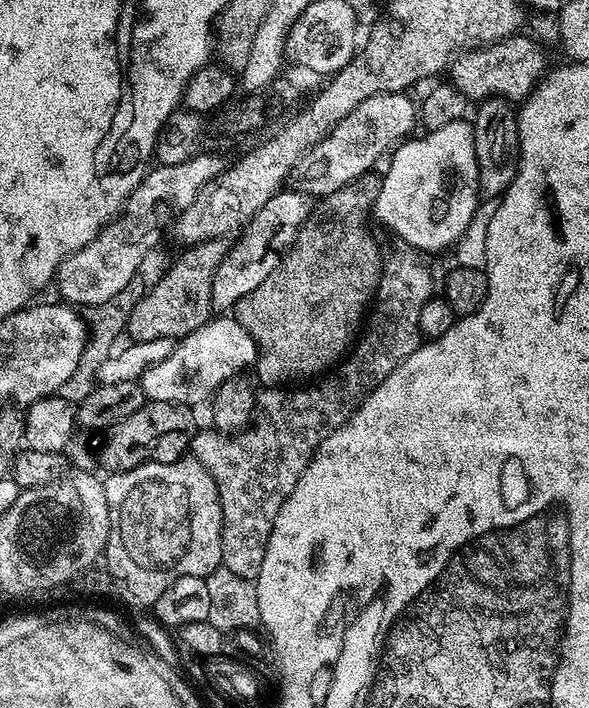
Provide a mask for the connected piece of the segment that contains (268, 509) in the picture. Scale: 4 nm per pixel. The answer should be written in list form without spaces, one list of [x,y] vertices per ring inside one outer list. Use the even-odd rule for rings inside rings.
[[[403,250],[404,252],[396,252],[390,255],[384,262],[384,273],[380,279],[380,285],[376,291],[376,298],[370,305],[370,311],[366,316],[366,323],[363,325],[362,331],[359,333],[358,339],[355,341],[354,347],[325,375],[323,378],[317,379],[315,382],[309,383],[307,386],[296,386],[291,390],[268,390],[264,396],[264,421],[260,425],[249,427],[247,430],[237,432],[235,434],[221,434],[219,431],[212,432],[197,431],[196,437],[192,440],[191,451],[194,453],[195,459],[202,462],[202,466],[214,478],[214,482],[218,486],[218,494],[220,495],[220,505],[222,506],[222,518],[224,525],[222,526],[222,564],[229,568],[231,573],[238,575],[248,581],[255,581],[258,570],[262,566],[262,558],[266,554],[266,542],[270,538],[270,530],[274,526],[274,518],[278,514],[278,510],[282,506],[282,502],[286,502],[286,498],[294,490],[294,486],[298,482],[298,478],[302,478],[302,474],[306,470],[306,466],[312,461],[312,455],[320,449],[320,443],[326,438],[330,438],[330,434],[334,434],[334,430],[338,430],[350,417],[358,410],[358,406],[365,398],[384,381],[384,379],[394,371],[397,366],[404,361],[410,354],[414,354],[414,350],[419,348],[422,343],[420,335],[420,327],[418,326],[418,317],[422,315],[422,306],[426,306],[426,302],[434,294],[432,288],[432,272],[428,269],[427,259],[422,258],[421,253],[415,250]]]

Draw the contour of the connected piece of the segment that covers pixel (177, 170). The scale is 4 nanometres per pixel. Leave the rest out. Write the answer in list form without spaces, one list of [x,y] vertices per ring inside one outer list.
[[[204,150],[197,151],[186,162],[178,162],[178,166],[156,164],[149,167],[144,181],[124,203],[124,211],[110,221],[90,243],[82,246],[82,250],[70,254],[60,263],[54,281],[54,288],[60,291],[59,299],[72,306],[85,304],[88,310],[115,300],[117,294],[137,279],[139,272],[136,271],[163,238],[164,227],[167,224],[169,227],[173,218],[187,210],[194,198],[198,198],[200,191],[225,167],[226,160]]]

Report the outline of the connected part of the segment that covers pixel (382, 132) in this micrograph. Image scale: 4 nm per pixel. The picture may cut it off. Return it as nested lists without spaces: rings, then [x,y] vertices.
[[[383,92],[366,98],[301,158],[294,173],[297,185],[313,197],[323,198],[362,175],[367,164],[374,163],[384,151],[395,149],[411,133],[408,131],[417,127],[418,104],[410,97],[403,92]]]

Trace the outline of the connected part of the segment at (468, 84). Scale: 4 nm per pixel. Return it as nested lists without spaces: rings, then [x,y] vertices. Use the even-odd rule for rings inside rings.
[[[524,35],[509,36],[507,40],[499,40],[496,44],[461,51],[450,65],[451,83],[472,102],[487,100],[489,96],[503,96],[513,102],[523,101],[544,79],[550,68],[543,46]]]

